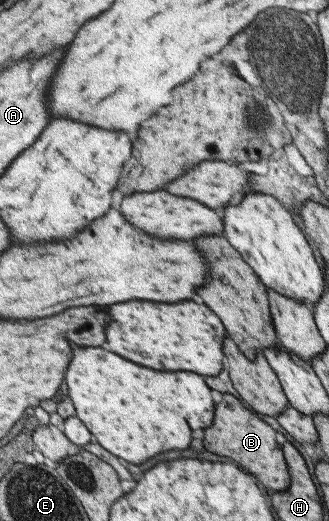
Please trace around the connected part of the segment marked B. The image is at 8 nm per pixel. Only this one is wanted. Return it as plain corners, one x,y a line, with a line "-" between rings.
224,394
222,402
216,408
216,424
206,428
206,448
214,454
234,458
244,468
250,470
262,484
274,490
284,490
290,484
288,465
282,458
280,446
274,440
276,432
270,424
266,424
262,418
258,418
252,410
248,410
236,396

